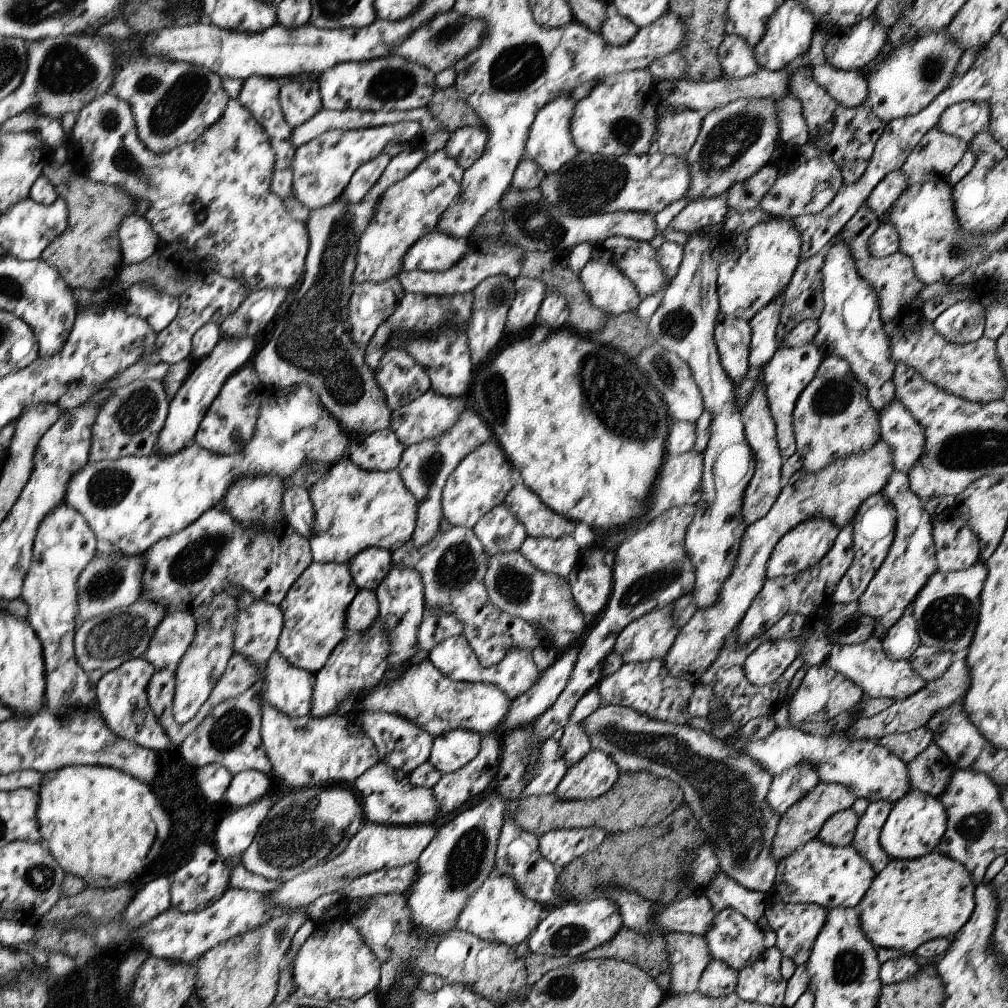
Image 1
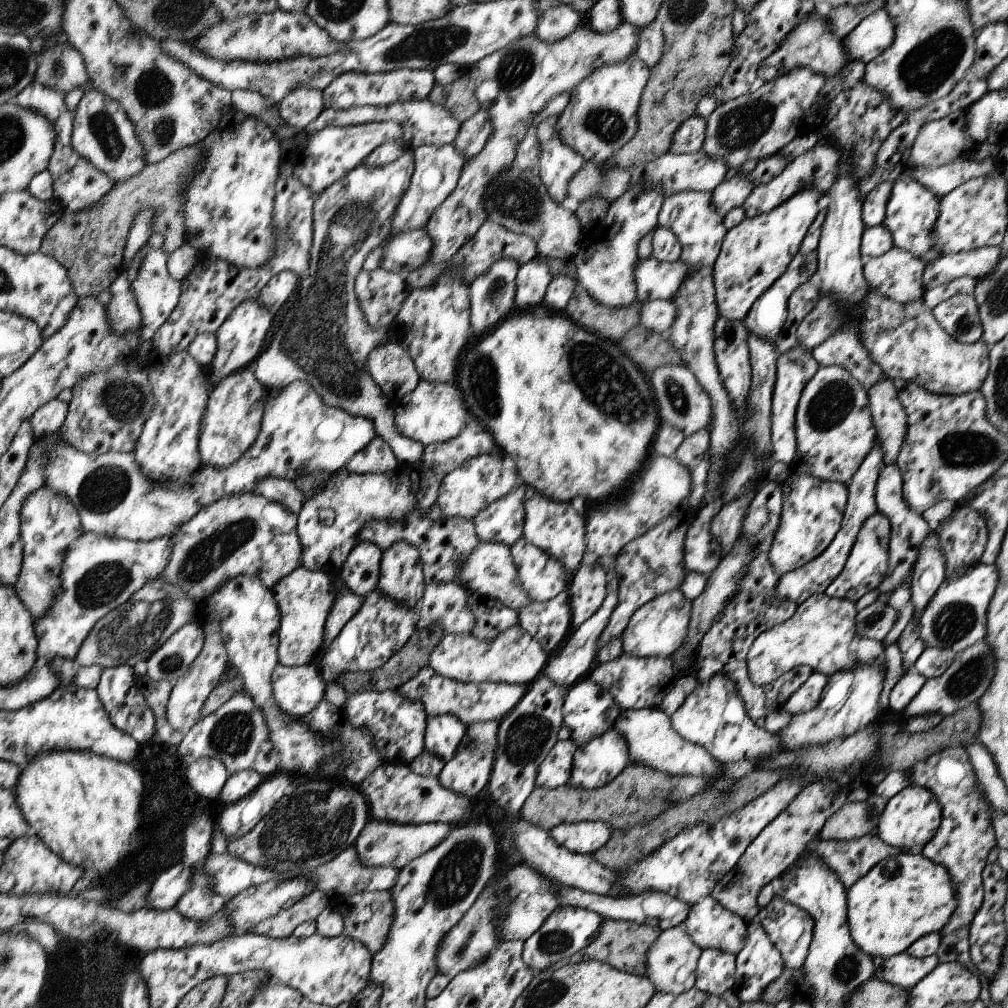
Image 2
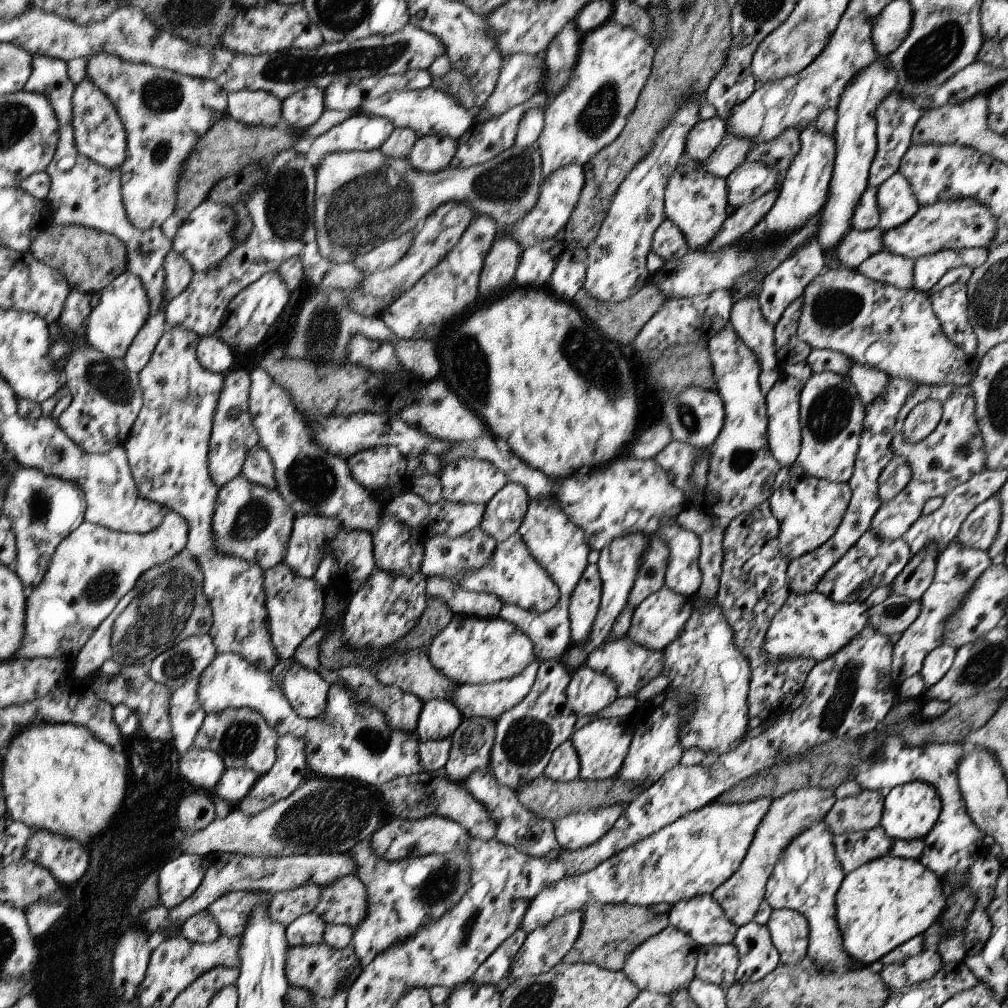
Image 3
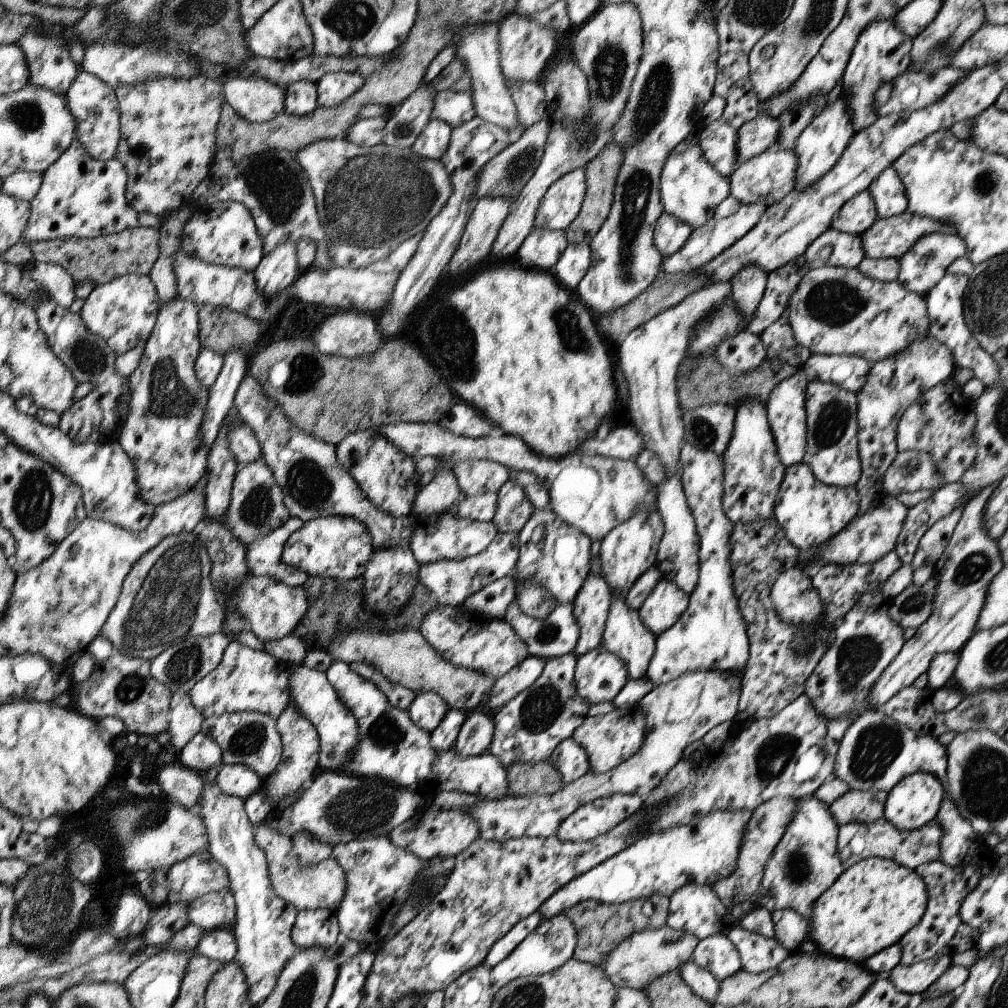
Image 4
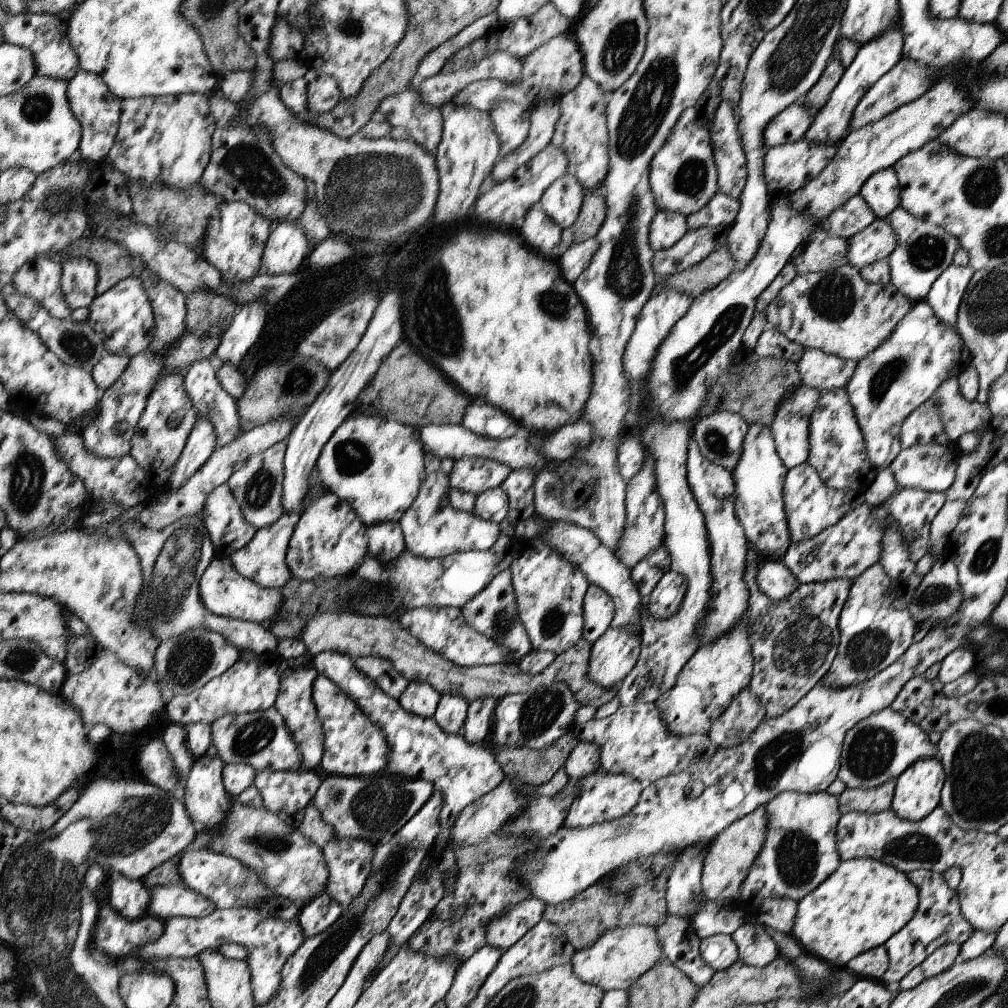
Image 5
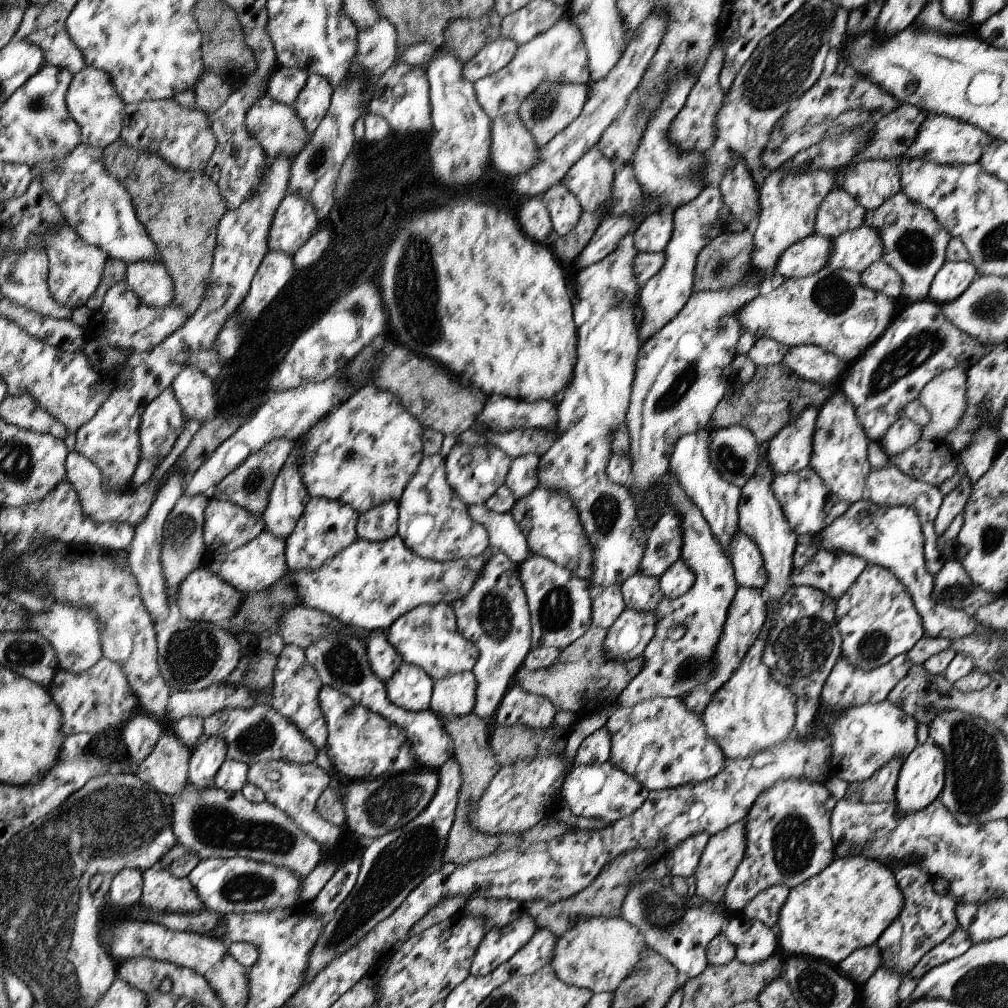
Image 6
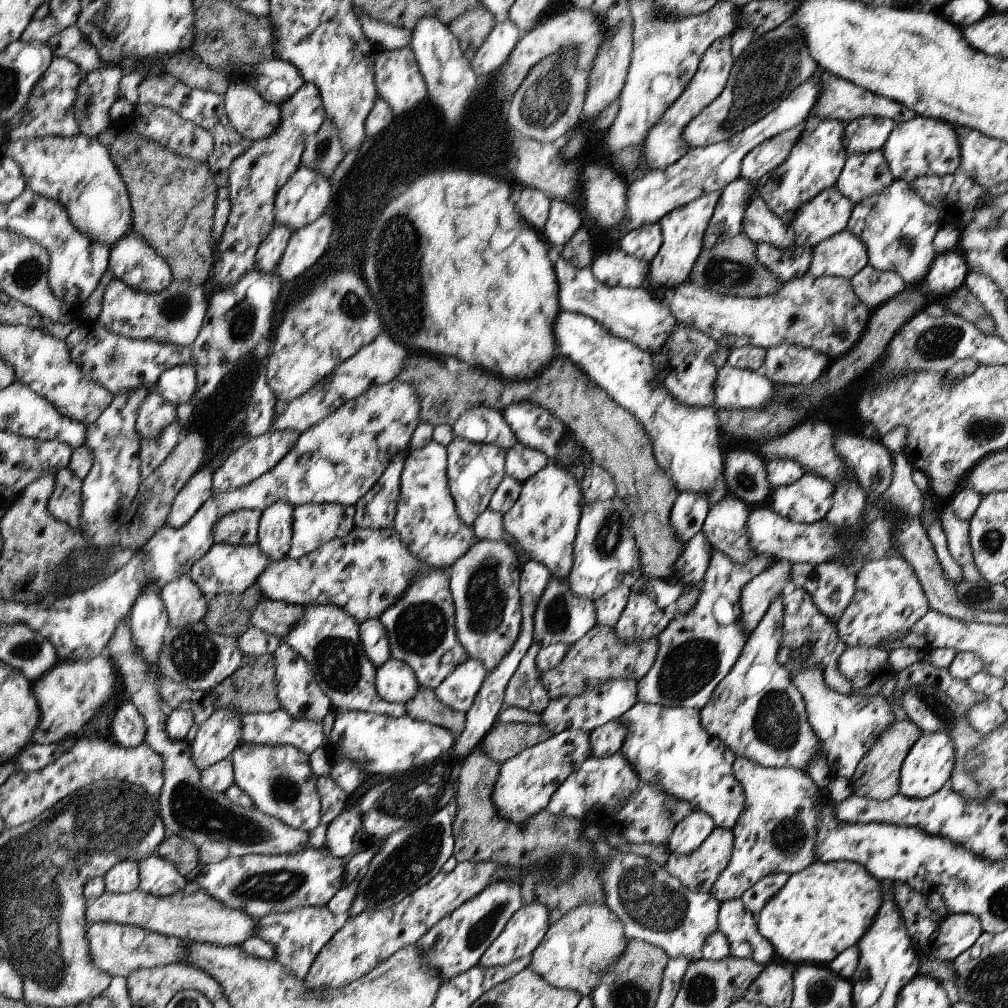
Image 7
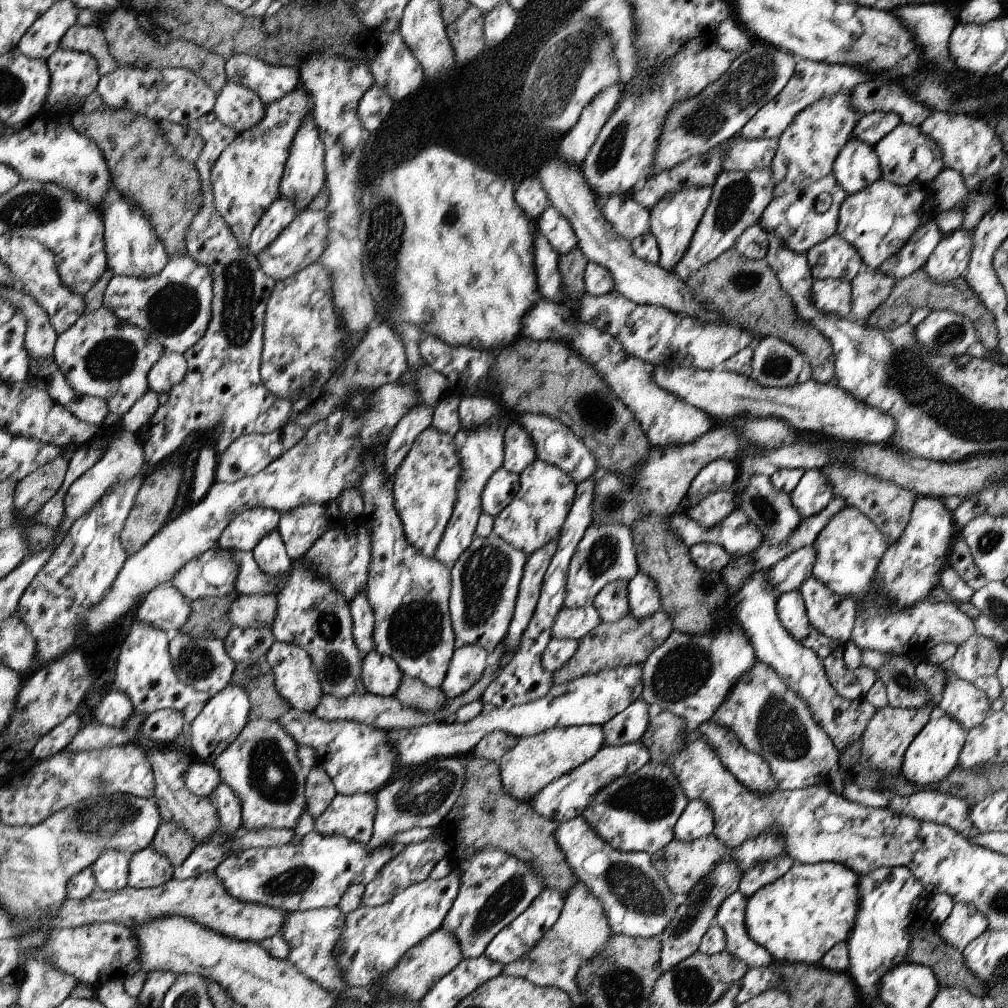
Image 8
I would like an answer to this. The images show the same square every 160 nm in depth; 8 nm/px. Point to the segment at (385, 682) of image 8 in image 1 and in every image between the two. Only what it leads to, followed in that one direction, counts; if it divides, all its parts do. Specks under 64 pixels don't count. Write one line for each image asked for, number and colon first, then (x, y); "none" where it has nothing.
1: (453, 750)
2: (444, 733)
3: (439, 719)
4: (427, 709)
5: (419, 698)
6: (410, 687)
7: (397, 683)

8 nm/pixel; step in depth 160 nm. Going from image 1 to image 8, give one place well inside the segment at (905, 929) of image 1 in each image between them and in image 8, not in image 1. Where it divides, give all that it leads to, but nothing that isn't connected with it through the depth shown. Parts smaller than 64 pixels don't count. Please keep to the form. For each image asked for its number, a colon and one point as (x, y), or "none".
2: (904, 897)
3: (882, 904)
4: (874, 903)
5: (864, 902)
6: (846, 907)
7: (826, 908)
8: (798, 918)

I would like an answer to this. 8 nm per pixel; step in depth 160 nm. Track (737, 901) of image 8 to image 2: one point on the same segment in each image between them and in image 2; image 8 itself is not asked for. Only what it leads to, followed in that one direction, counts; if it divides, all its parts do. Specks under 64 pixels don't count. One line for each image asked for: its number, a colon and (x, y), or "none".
2: (759, 963)
3: (758, 956)
4: (758, 953)
5: (756, 947)
6: (755, 942)
7: (736, 922)

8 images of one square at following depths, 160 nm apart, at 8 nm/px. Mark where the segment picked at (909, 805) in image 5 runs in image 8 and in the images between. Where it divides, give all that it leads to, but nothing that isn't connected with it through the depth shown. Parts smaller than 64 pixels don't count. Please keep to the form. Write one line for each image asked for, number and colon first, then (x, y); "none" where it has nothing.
6: (921, 778)
7: (928, 766)
8: (934, 753)

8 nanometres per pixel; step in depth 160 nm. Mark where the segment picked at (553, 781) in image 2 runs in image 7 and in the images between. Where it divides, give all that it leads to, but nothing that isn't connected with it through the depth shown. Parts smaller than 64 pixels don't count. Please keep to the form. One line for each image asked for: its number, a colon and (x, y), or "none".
3: (563, 766)
4: (570, 759)
5: (584, 760)
6: (595, 748)
7: (605, 740)

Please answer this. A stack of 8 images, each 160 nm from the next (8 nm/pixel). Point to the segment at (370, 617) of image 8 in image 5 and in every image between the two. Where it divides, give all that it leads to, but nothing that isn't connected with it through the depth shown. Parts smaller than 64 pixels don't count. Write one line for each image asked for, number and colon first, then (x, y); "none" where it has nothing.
5: (388, 678)
6: (384, 659)
7: (375, 642)

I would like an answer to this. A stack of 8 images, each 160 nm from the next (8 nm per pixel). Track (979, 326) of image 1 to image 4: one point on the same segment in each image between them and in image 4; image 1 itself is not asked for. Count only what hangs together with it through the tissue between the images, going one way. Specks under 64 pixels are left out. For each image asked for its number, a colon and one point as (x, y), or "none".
2: (959, 316)
3: (950, 305)
4: (945, 302)

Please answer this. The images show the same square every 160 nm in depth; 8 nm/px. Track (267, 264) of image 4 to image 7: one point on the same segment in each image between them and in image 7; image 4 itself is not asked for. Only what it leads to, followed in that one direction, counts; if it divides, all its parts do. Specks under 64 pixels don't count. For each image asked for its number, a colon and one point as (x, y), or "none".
5: (288, 246)
6: (296, 220)
7: (307, 195)

